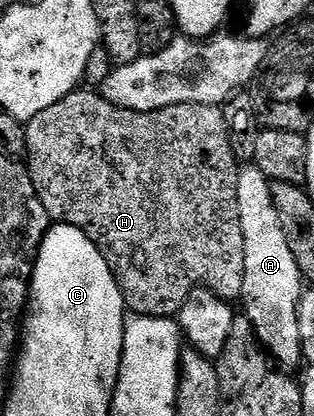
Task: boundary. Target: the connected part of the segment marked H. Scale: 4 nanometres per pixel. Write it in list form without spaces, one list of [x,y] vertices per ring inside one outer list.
[[[76,90],[61,98],[61,102],[53,102],[49,110],[41,110],[41,114],[26,121],[25,131],[27,173],[31,175],[37,198],[41,198],[41,206],[45,206],[48,221],[68,224],[81,230],[85,238],[89,238],[89,242],[101,250],[121,290],[124,305],[134,315],[178,317],[185,298],[189,298],[195,288],[207,288],[228,302],[238,301],[242,297],[245,286],[245,234],[237,210],[237,178],[241,164],[234,156],[222,107],[214,104],[178,104],[152,112],[138,112],[113,106],[113,102],[109,102],[98,91]]]

